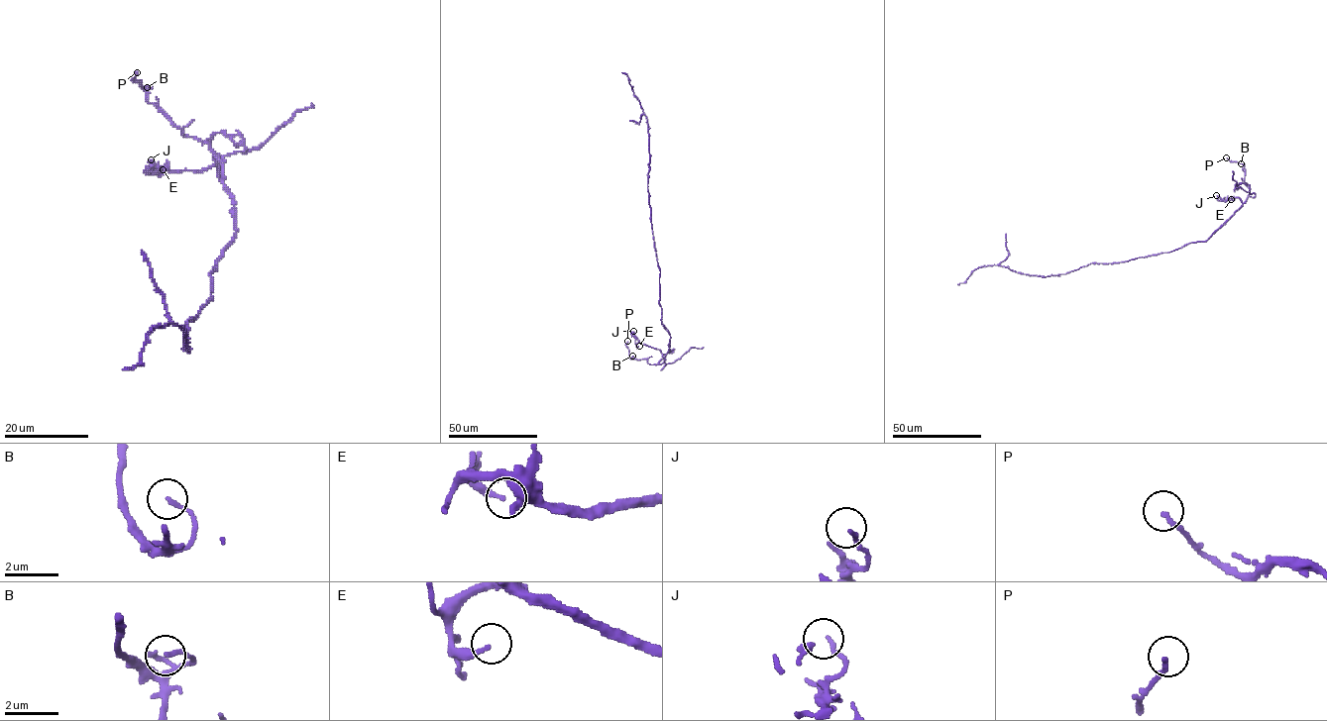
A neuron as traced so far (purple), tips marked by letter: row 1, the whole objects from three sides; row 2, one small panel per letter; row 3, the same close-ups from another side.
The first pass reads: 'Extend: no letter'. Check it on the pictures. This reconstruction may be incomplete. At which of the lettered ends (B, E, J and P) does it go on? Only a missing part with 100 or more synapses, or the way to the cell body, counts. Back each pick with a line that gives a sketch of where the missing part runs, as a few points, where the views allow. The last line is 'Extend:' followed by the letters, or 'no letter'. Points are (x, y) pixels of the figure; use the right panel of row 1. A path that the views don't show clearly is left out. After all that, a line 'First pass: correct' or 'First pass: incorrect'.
Extend: no letter
First pass: correct

